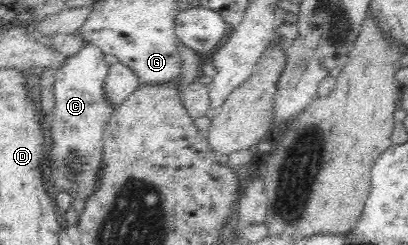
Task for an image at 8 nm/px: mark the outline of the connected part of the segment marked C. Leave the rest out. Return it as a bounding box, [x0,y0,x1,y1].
[51,41,114,199]

